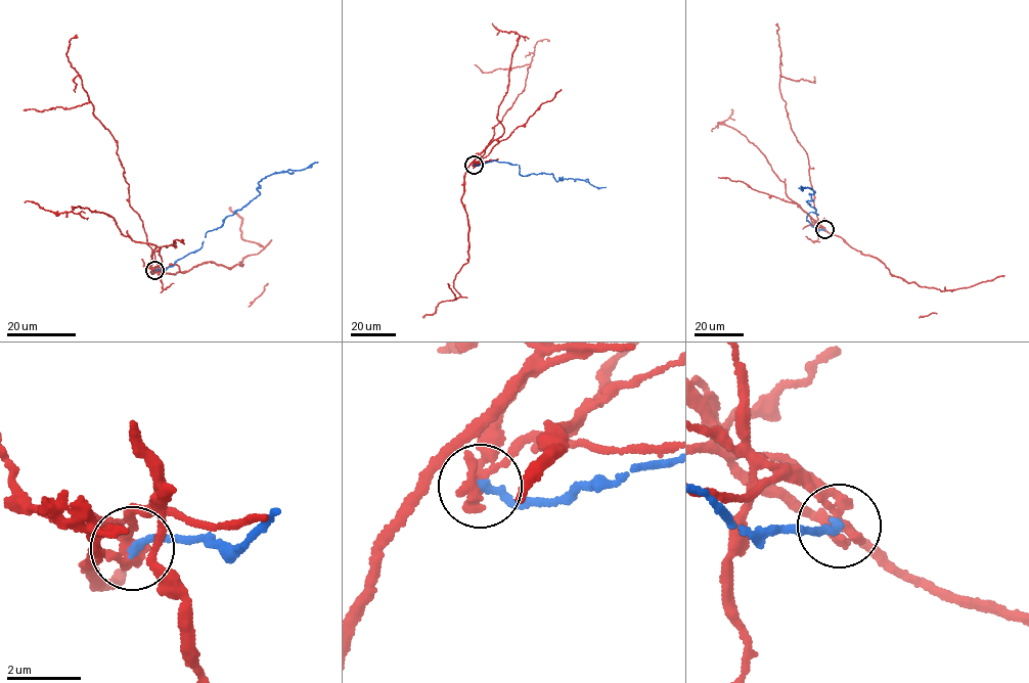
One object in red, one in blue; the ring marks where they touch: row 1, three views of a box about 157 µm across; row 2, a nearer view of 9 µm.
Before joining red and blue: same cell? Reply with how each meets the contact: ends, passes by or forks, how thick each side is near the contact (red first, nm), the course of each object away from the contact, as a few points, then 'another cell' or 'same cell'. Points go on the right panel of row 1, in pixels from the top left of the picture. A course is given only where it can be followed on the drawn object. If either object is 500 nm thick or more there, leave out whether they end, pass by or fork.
red passes by; blue ends there; 300 nm thick on the red side, 200 nm on the other; red runs (824, 229), (818, 224), (813, 203), (807, 153), (791, 128), (779, 87), (781, 76), (814, 83), (814, 77); blue runs (824, 229), (806, 220), (811, 212), (817, 214), (806, 200), (812, 200), (815, 191), (799, 187); another cell

